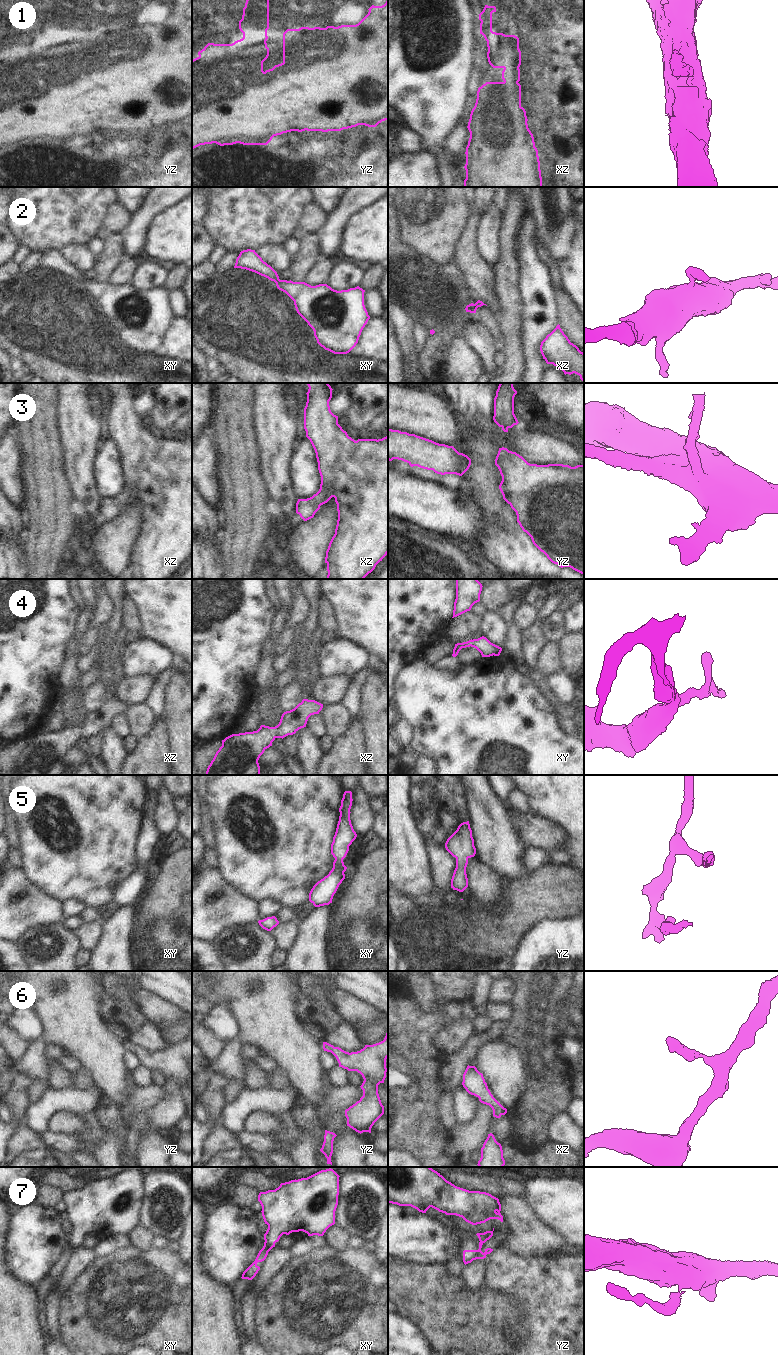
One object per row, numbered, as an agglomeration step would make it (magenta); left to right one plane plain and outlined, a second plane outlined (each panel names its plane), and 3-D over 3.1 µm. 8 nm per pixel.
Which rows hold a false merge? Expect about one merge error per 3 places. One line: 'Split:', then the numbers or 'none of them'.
Split: 1, 2.

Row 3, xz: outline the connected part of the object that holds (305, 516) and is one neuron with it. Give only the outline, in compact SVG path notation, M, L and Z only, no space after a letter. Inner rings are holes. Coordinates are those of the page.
M306 383L309 387L307 394L307 402L304 408L304 429L306 437L310 440L318 462L318 470L321 476L321 484L319 491L312 497L307 499L298 499L296 503L296 513L307 521L314 517L315 513L320 509L320 506L327 503L332 497L335 498L338 511L338 520L335 529L335 534L332 537L328 549L326 551L325 563L327 564L327 579L364 579L371 573L376 565L388 554L388 435L382 439L358 439L355 441L348 436L347 432L338 424L338 416L334 415L329 406L329 401L332 398L332 388L328 383Z

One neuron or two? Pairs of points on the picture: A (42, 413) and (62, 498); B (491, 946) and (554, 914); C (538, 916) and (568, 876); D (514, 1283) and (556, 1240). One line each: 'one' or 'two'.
A: one
B: one
C: one
D: two

